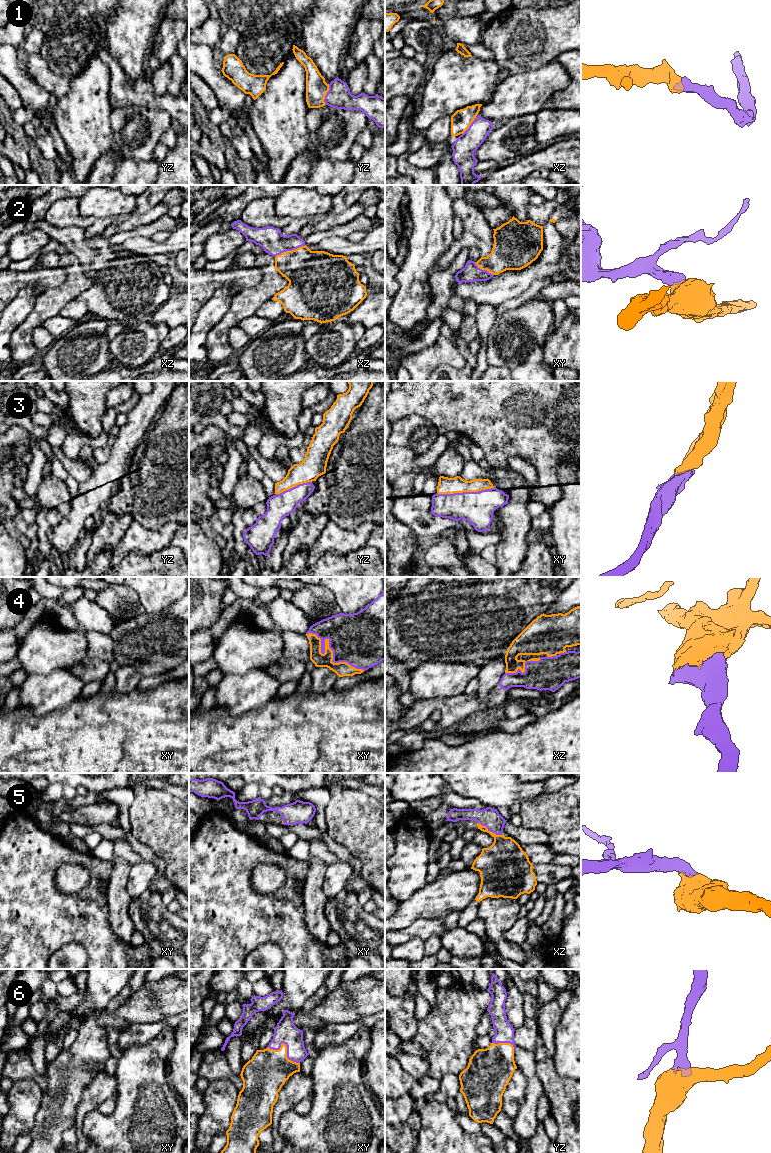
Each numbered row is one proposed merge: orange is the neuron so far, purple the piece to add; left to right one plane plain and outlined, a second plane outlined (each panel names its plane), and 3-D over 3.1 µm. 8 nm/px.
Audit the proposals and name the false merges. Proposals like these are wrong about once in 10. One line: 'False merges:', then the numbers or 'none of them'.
False merges: none of them

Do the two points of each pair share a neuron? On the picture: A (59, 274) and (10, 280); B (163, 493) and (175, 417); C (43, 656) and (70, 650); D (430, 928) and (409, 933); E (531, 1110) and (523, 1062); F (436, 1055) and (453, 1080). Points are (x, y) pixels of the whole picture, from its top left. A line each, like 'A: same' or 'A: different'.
A: same
B: same
C: same
D: same
E: same
F: different

